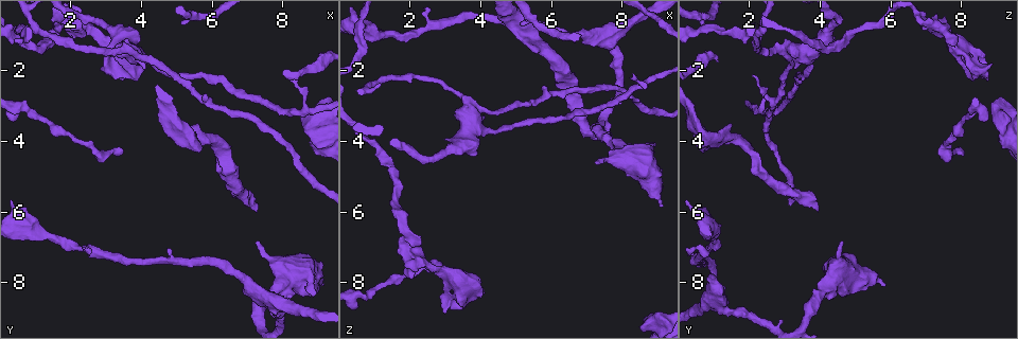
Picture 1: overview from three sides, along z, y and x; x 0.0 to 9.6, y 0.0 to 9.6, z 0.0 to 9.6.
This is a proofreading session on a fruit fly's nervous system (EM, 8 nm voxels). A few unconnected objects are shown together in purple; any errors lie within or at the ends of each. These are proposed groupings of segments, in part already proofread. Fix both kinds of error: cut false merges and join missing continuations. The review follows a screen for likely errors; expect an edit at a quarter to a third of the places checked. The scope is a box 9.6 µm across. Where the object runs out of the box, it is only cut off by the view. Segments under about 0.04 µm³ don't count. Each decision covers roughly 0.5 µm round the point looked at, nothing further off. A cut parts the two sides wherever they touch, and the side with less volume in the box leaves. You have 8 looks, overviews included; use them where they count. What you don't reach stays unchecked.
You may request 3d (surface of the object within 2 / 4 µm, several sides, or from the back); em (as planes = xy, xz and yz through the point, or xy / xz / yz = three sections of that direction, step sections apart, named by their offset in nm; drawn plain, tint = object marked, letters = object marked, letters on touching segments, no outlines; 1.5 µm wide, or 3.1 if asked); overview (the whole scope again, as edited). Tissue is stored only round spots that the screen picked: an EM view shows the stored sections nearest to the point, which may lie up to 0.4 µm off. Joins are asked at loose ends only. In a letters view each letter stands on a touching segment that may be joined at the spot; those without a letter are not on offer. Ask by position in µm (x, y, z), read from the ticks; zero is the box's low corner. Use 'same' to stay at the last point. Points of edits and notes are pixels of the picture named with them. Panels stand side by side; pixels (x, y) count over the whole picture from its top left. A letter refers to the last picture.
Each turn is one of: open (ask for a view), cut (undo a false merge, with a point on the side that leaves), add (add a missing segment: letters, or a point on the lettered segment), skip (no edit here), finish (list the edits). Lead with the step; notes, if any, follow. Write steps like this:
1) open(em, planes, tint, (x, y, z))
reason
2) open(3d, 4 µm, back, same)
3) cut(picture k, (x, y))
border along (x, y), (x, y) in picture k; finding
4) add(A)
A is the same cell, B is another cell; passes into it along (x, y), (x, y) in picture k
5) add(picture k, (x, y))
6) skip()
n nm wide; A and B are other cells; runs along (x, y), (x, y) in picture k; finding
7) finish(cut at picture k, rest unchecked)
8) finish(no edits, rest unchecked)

open(3d, 4 µm, (7.25, 5.95, 3.95))
an open end

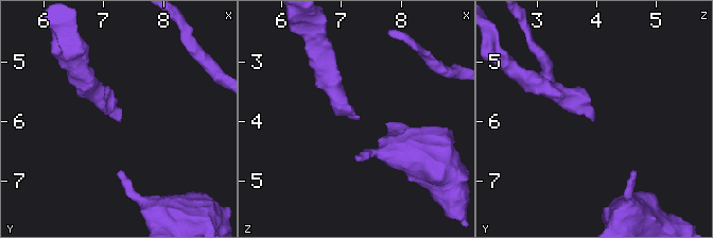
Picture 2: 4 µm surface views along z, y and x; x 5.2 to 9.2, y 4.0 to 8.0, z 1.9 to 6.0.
open(em, xz, step 4, tint, (7.30, 5.95, 3.95))

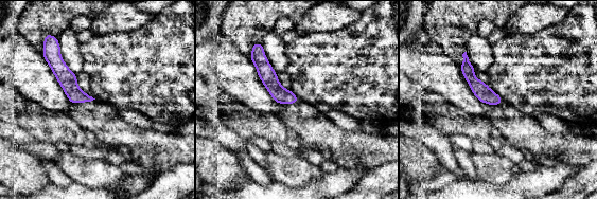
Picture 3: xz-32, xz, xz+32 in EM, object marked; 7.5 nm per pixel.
open(em, xz, step 4, letters, same)

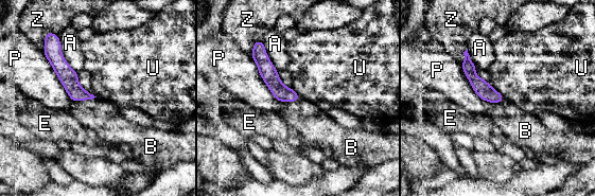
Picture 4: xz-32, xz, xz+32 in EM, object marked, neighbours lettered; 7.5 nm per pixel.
add(B)
B is the same cell, A, E, P, U and Z are other cells; it goes on there

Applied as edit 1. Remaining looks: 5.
open(overview)

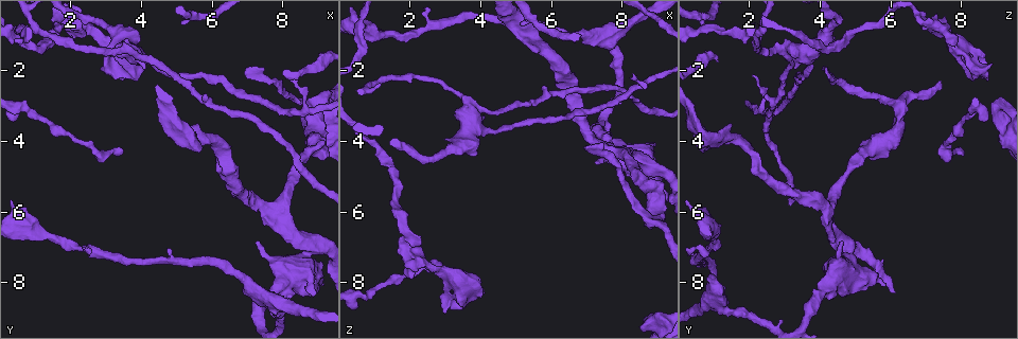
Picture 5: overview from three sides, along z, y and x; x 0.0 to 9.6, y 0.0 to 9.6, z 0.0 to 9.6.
open(3d, 2 µm, (3.85, 1.60, 3.45))
sudden change in width

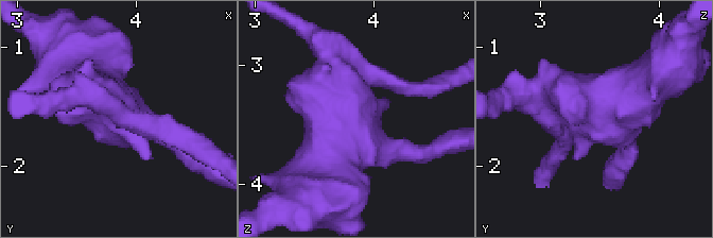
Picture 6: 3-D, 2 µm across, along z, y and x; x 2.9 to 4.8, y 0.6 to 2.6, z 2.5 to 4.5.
open(em, planes, tint, (3.84, 1.58, 3.52))
4 arms; need the tissue

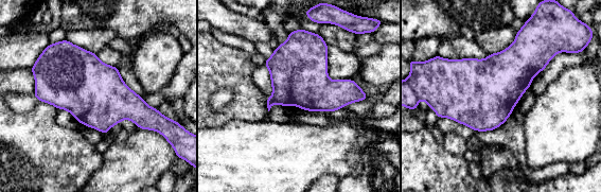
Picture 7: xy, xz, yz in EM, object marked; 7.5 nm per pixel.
open(em, planes, letters, same)

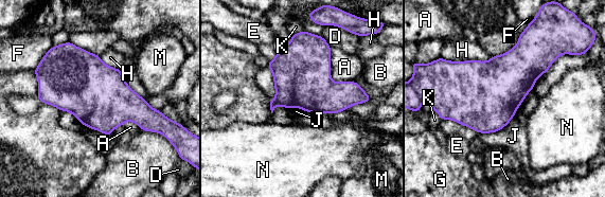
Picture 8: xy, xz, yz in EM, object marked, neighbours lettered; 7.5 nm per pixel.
skip()
A, B, D, E, F, G, H, J, K, M and N are other cells; border along (330, 47), (331, 78), (354, 82) in picture 8; continuous, no second neuron

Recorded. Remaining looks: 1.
open(em, planes, letters, (3.55, 4.35, 8.05))
end of a long branch

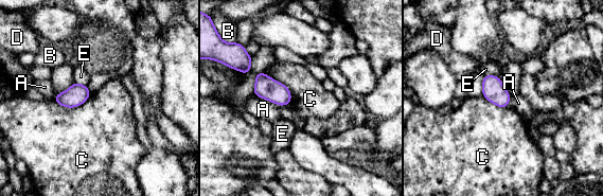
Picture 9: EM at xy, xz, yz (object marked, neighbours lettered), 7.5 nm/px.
skip()
150 nm wide; A, B, C, D and E are other cells; border along (263, 72), (288, 89), (289, 104) in picture 9; no lettered segment goes on from it

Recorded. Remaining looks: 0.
finish(add at picture 4, rest unchecked)

